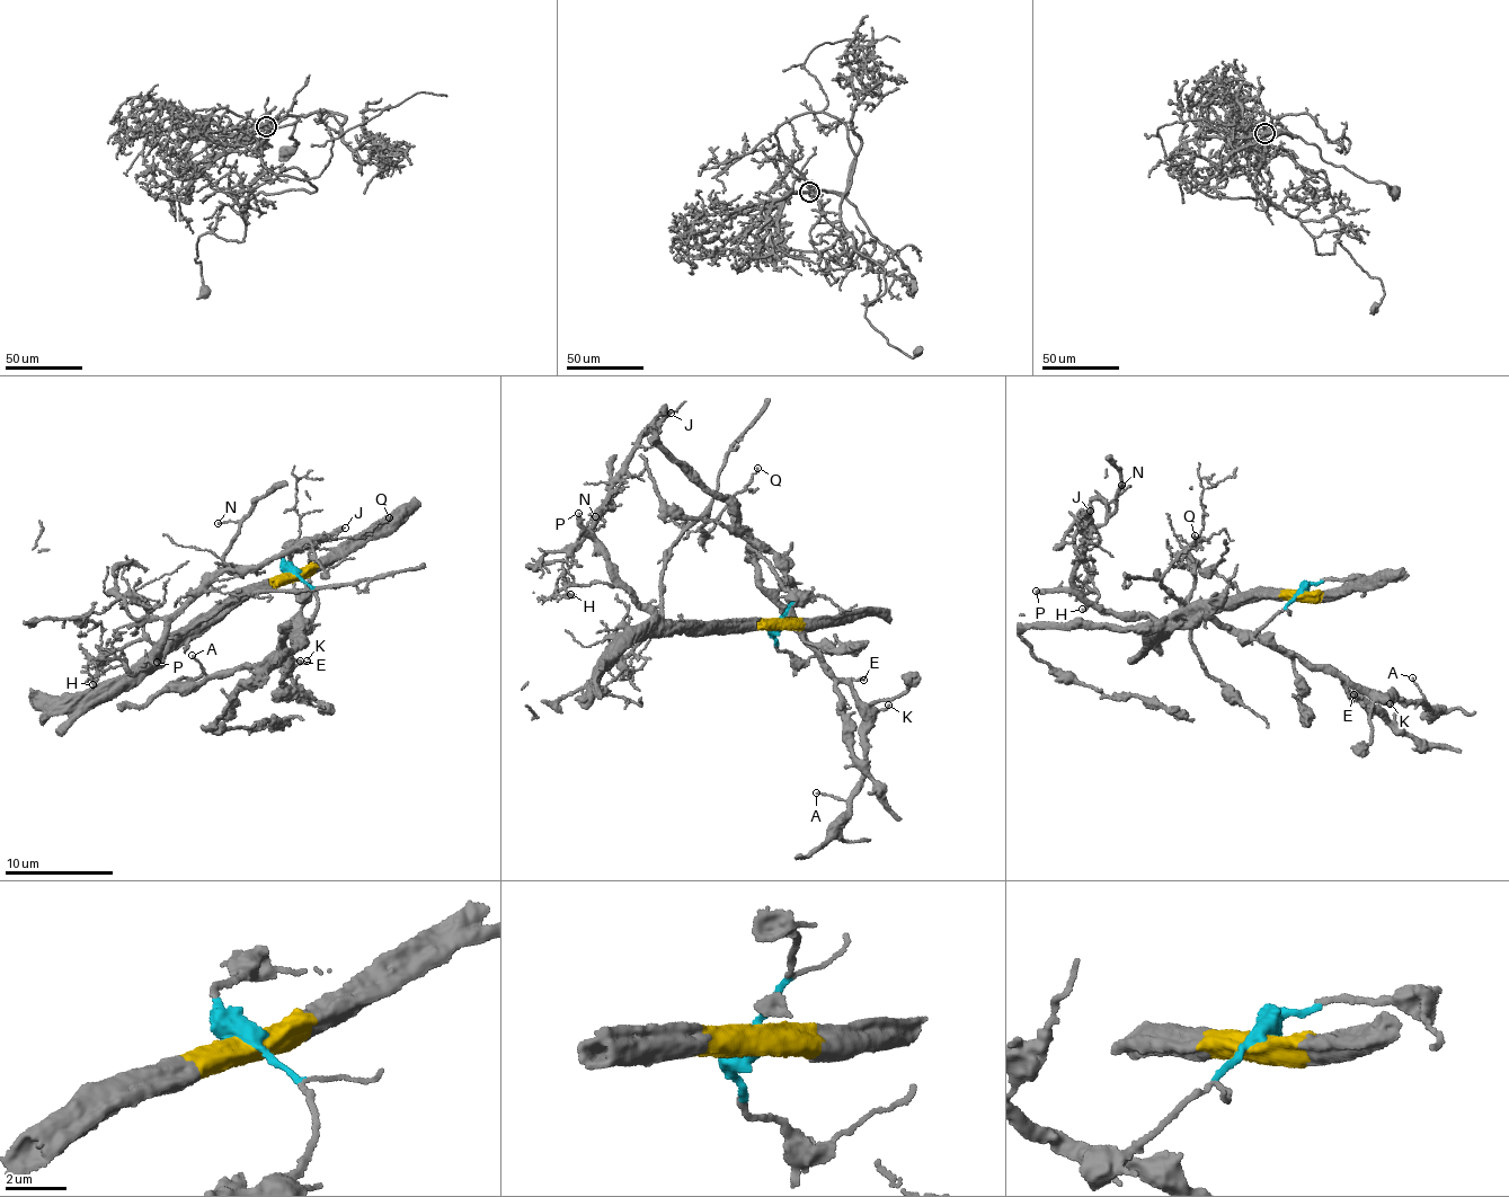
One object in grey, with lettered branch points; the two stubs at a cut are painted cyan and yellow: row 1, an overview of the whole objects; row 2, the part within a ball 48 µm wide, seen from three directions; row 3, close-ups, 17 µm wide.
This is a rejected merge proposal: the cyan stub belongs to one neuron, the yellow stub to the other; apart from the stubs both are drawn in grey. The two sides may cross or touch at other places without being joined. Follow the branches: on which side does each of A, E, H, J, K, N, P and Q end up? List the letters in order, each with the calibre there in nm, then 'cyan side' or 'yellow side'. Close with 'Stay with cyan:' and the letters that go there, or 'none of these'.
A: 140 nm | cyan side
E: 160 nm | cyan side
H: 200 nm | yellow side
J: 280 nm | yellow side
K: 190 nm | cyan side
N: 110 nm | yellow side
P: 320 nm | yellow side
Q: 130 nm | yellow side
Stay with cyan: A, E, K

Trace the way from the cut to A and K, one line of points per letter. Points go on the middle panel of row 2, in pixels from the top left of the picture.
A: (779, 622), (791, 585), (778, 609), (853, 689), (863, 719), (859, 783), (846, 799), (815, 792)
K: (779, 622), (795, 592), (791, 585), (781, 587), (778, 609), (820, 656), (820, 664), (867, 705), (888, 706)

